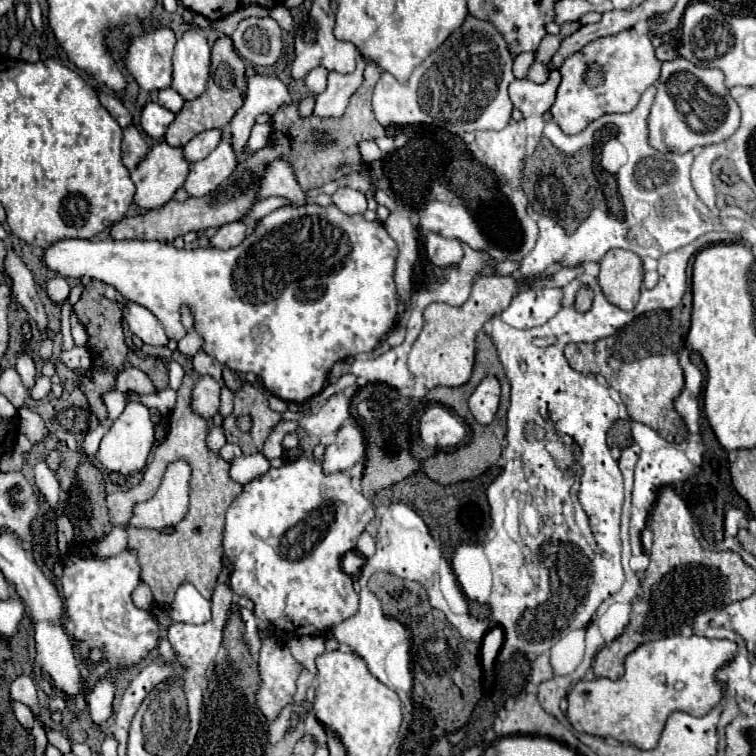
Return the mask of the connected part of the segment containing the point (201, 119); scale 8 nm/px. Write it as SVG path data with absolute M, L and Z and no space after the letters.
M220 36L212 46L212 70L210 70L210 80L208 80L206 92L200 98L184 104L184 108L176 114L174 122L168 126L168 132L166 132L164 140L172 146L184 146L196 134L200 134L204 130L224 128L244 102L244 96L246 96L244 74L246 74L246 66L242 62L242 58L238 56L238 52L234 50L232 38L230 36Z

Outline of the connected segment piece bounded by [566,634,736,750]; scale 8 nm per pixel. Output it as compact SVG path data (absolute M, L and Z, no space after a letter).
M668 636L660 640L646 642L638 646L628 658L626 658L626 672L618 680L608 680L608 678L594 678L594 680L580 680L572 686L568 692L568 710L566 716L570 724L578 732L586 732L592 736L600 738L614 738L622 744L636 746L640 750L652 750L658 744L658 738L662 734L662 728L666 724L666 718L672 712L686 712L692 716L704 716L708 714L722 698L724 686L720 686L714 680L716 668L720 664L726 664L732 660L736 652L736 644L730 640L712 640L704 636Z

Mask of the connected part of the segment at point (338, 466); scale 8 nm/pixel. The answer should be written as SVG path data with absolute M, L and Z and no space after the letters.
M346 422L338 434L336 440L326 448L324 454L324 472L338 472L348 470L354 466L360 458L366 456L366 436L364 430L356 422Z

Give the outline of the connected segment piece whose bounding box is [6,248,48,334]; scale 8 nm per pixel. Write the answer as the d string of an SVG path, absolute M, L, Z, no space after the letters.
M8 248L8 258L6 258L6 270L14 280L12 292L16 294L16 300L24 306L24 310L32 316L32 320L36 322L40 334L46 334L48 330L48 318L44 312L44 306L36 294L36 286L34 286L34 278L30 274L30 270L24 266L24 262L16 256L16 252L12 248Z

